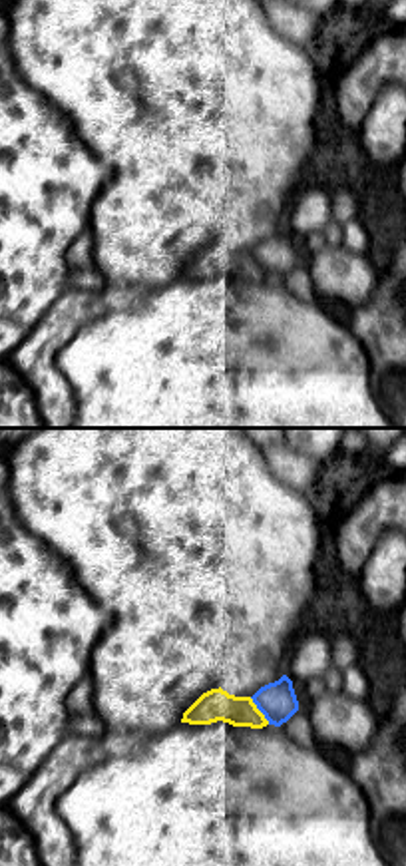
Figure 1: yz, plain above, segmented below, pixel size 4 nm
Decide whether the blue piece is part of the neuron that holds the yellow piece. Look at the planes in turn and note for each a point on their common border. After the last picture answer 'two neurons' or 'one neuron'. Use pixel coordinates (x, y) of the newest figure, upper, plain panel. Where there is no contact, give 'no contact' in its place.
meets yellow at (259, 265)

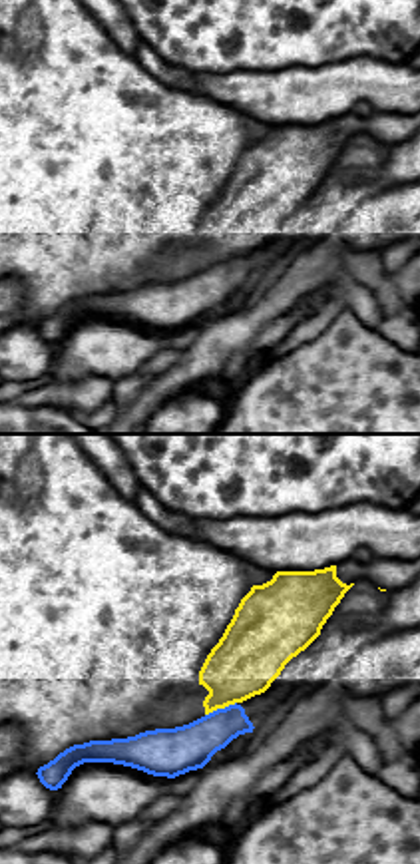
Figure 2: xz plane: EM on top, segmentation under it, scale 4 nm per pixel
meets yellow at (219, 261)

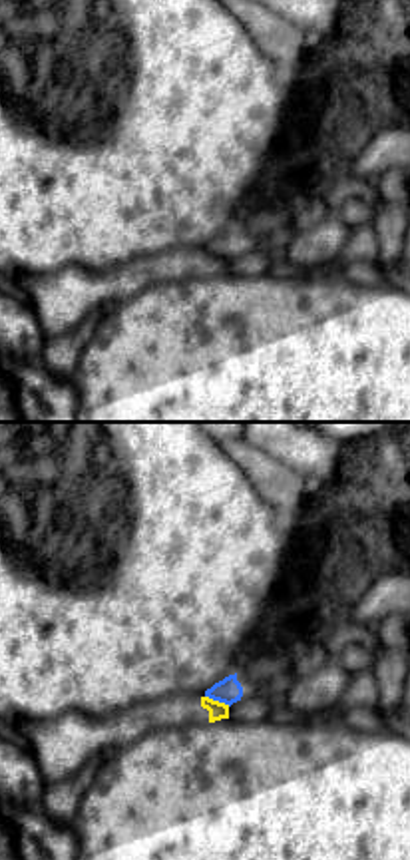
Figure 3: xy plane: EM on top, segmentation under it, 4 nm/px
meets yellow at (217, 255)

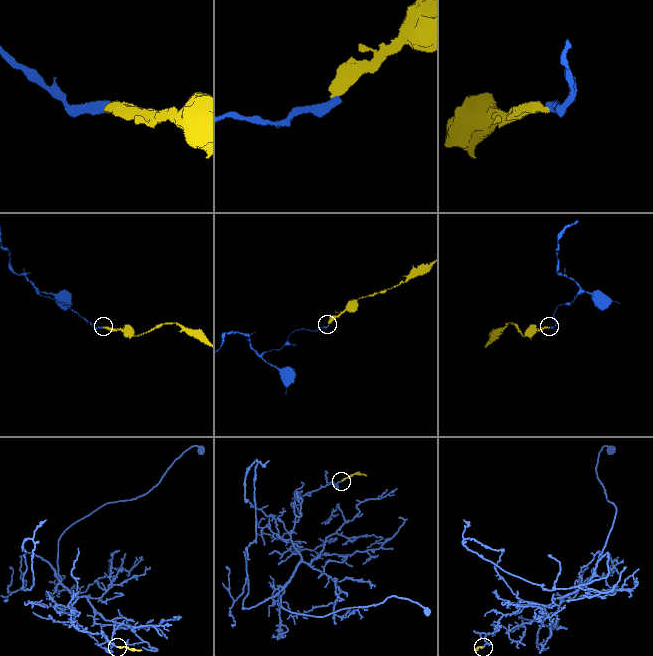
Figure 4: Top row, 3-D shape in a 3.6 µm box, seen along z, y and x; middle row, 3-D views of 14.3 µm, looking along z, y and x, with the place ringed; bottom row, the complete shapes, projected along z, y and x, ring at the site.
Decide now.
two neurons

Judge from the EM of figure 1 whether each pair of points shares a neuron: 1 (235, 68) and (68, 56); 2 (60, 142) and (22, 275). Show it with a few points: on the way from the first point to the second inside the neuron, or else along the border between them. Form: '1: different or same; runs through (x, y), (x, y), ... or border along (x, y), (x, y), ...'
1: same; runs through (194, 68), (170, 68), (158, 56), (110, 56)
2: same; runs through (26, 176), (22, 180), (22, 241)

